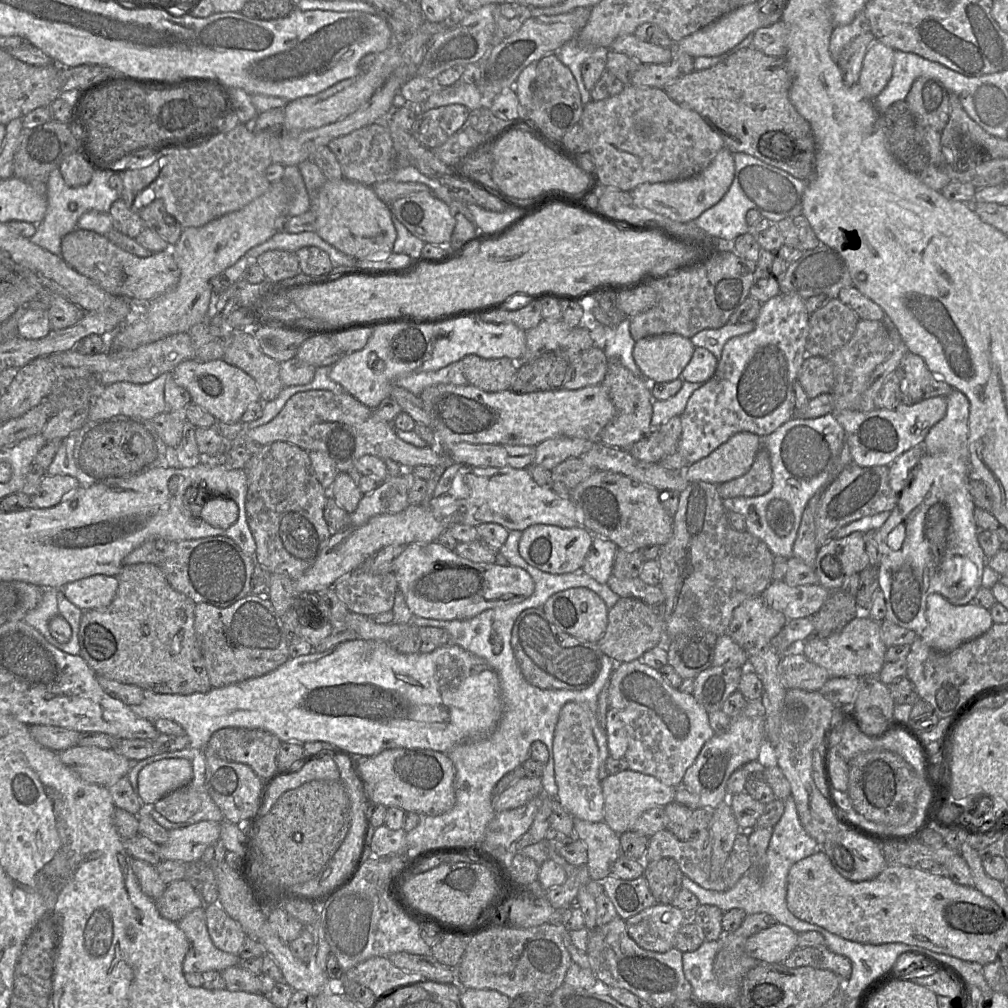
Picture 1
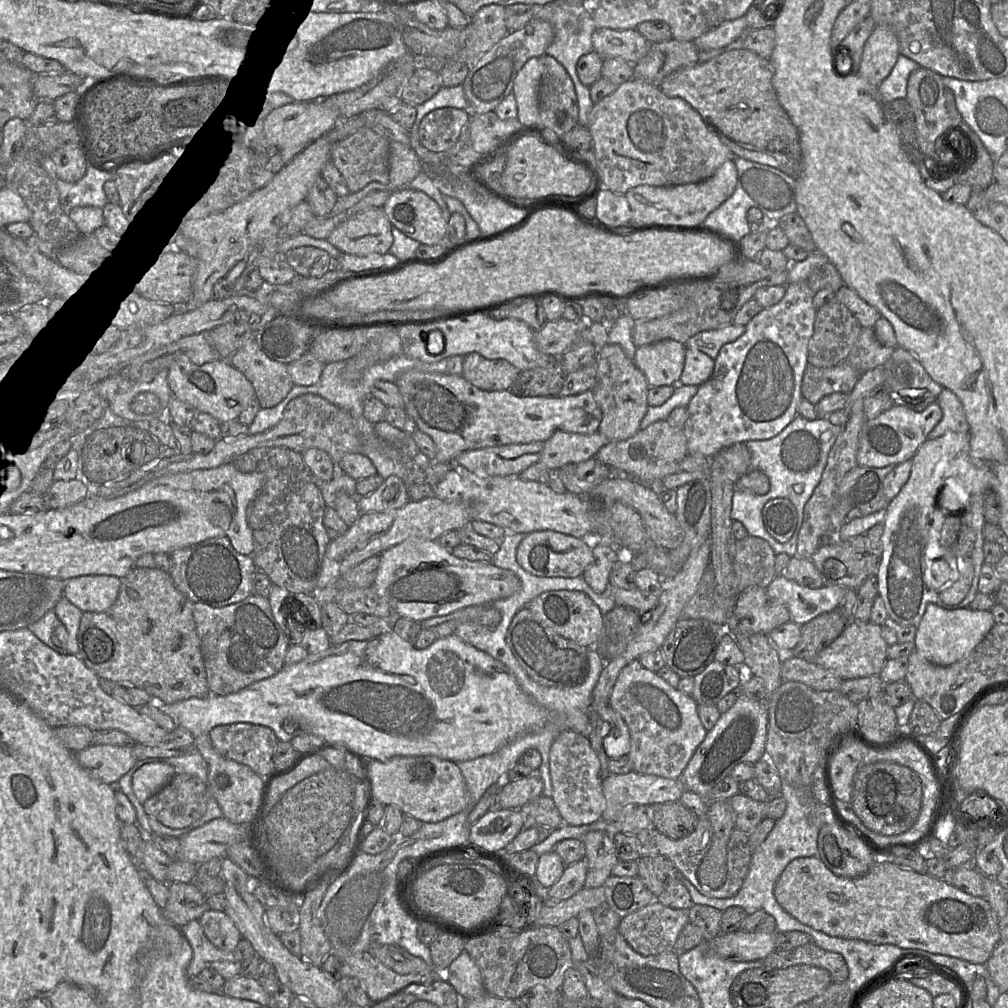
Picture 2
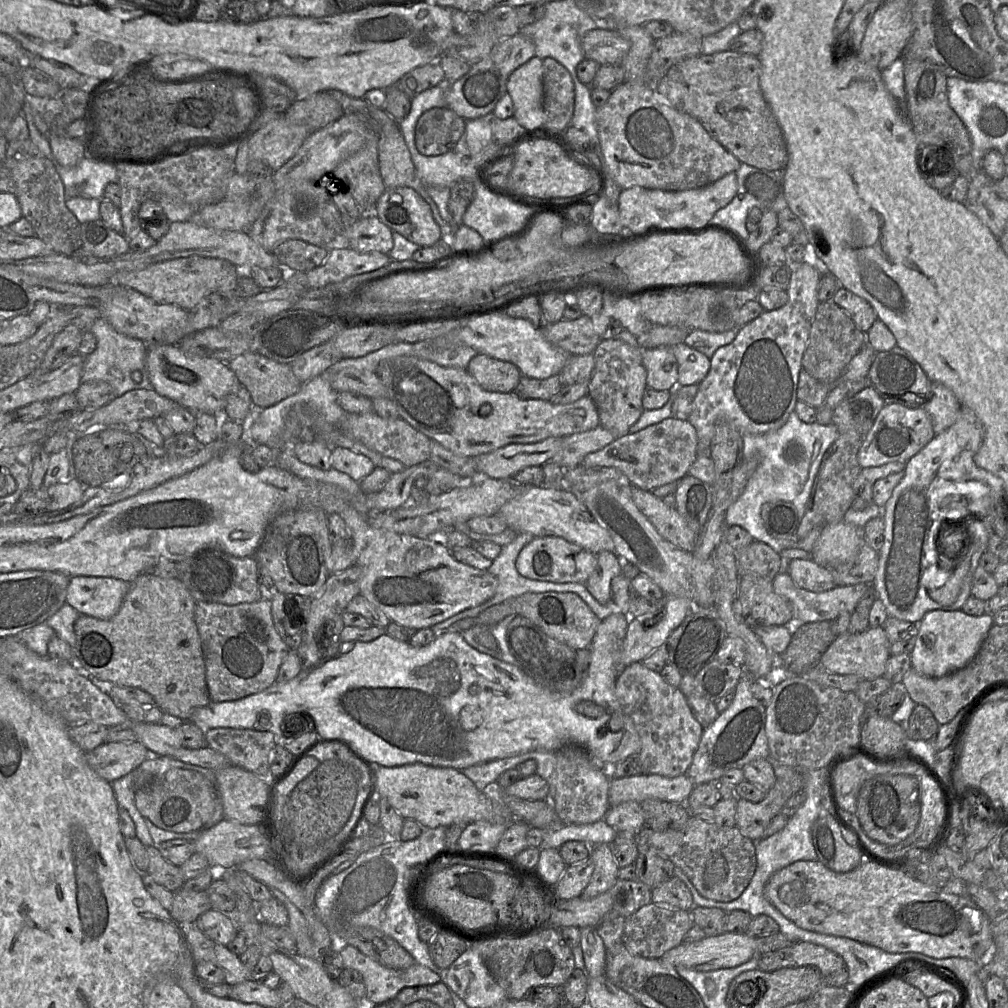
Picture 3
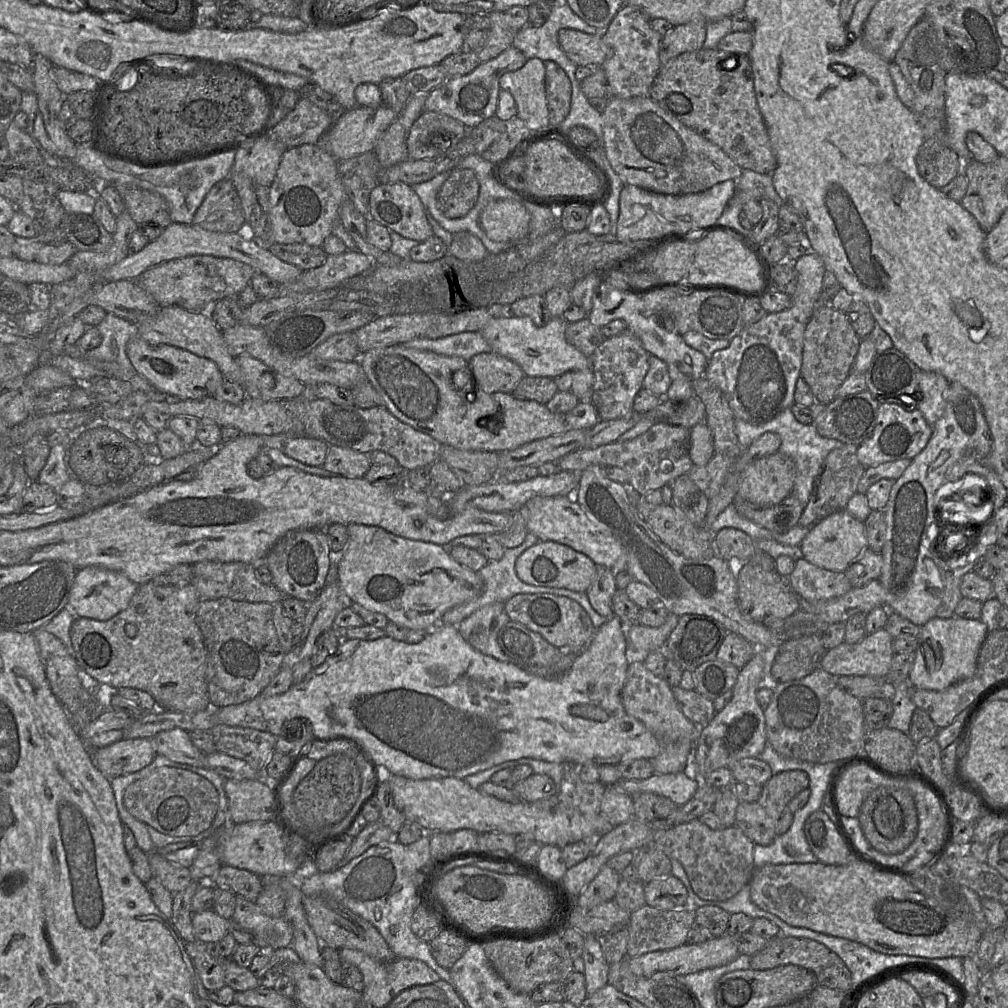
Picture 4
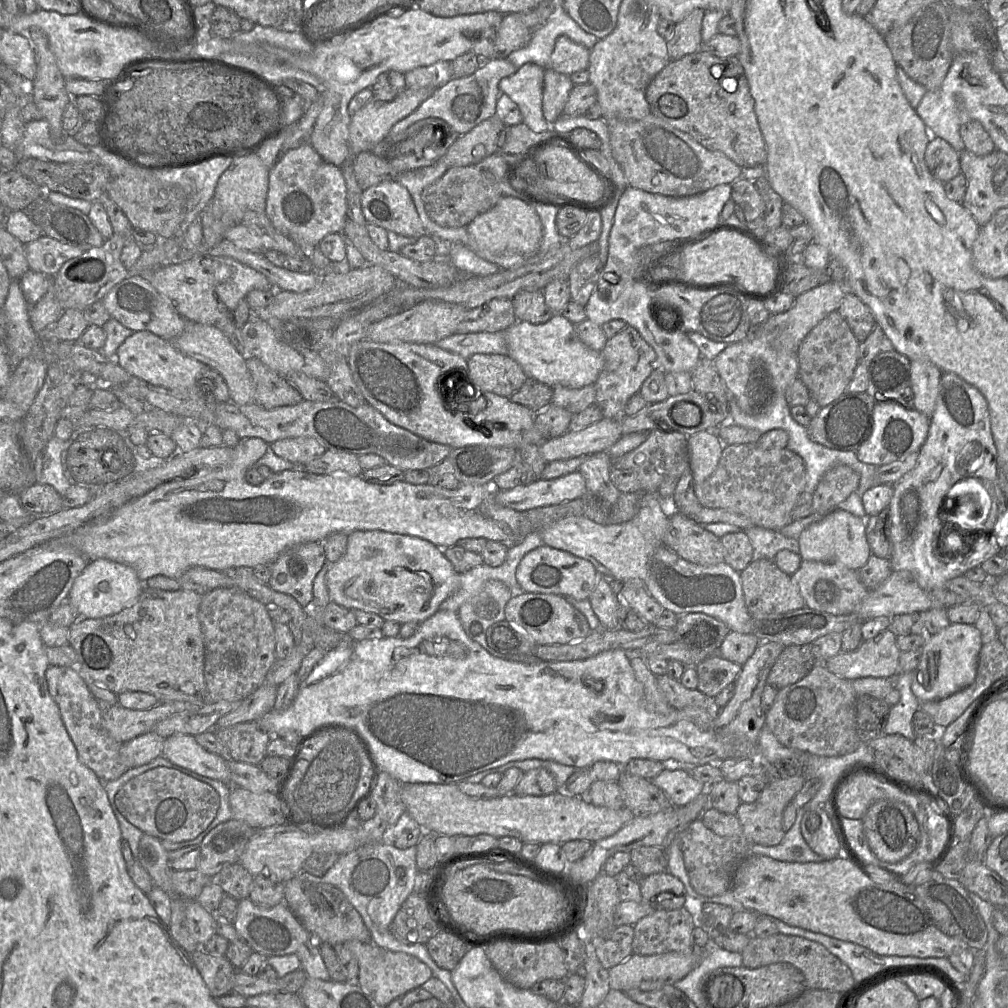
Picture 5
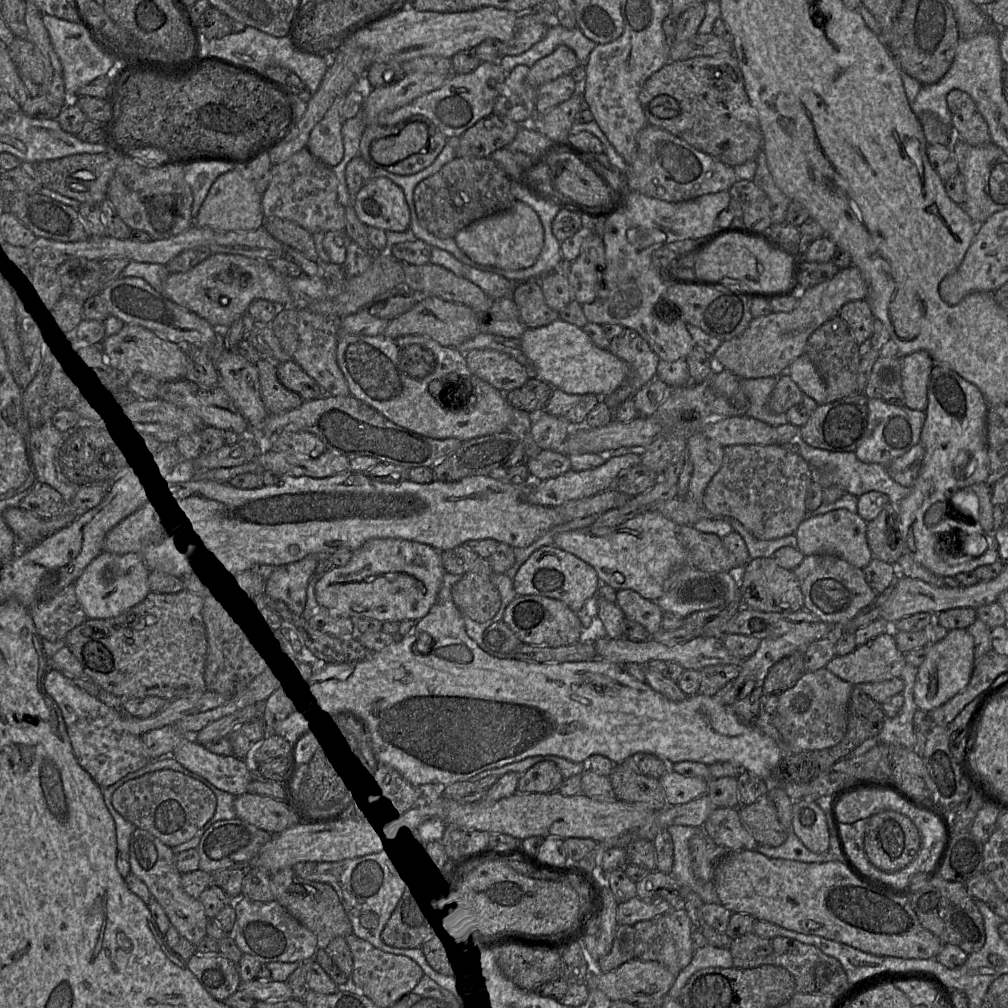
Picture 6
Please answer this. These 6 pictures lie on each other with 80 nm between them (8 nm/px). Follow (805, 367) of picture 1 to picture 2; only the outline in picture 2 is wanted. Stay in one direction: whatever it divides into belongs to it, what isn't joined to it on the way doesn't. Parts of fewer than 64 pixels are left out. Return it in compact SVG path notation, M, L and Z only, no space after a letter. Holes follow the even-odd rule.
M849 362L829 368L818 368L808 363L805 370L801 393L803 398L816 405L823 397L837 393L849 394L861 374Z

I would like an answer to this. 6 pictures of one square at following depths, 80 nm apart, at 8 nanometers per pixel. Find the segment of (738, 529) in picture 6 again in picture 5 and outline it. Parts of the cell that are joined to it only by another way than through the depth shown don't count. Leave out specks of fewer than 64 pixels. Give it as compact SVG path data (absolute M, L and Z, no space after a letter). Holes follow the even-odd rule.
M752 526L743 529L753 547L754 559L770 559L774 561L781 550L789 550L800 554L799 542L783 536L779 531Z

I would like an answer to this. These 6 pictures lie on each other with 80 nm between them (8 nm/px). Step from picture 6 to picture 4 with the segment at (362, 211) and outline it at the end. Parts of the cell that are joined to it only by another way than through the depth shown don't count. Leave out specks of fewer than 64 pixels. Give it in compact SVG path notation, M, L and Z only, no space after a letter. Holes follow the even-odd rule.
M404 182L378 184L370 194L368 218L419 243L433 236L423 203L412 186Z

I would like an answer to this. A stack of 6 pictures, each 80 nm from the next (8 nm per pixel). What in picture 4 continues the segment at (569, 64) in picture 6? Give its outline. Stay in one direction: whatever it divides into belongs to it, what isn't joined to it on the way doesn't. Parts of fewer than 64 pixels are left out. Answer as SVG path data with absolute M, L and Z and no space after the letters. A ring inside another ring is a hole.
M562 29L558 33L558 42L576 66L601 66L610 56L610 48L603 42L602 35Z

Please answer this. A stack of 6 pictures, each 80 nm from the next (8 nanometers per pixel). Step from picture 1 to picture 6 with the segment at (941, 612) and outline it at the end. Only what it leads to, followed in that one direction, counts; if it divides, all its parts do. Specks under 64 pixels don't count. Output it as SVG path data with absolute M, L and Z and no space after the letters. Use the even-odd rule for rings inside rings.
M967 629L950 630L942 640L929 644L914 685L914 700L918 709L930 712L962 691L970 681L974 665L974 640Z

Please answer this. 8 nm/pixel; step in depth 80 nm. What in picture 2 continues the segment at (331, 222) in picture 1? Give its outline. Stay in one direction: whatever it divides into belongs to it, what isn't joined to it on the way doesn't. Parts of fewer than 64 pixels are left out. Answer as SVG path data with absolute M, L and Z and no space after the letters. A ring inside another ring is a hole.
M382 207L369 208L337 226L327 238L342 253L367 256L388 253L393 244L392 224Z

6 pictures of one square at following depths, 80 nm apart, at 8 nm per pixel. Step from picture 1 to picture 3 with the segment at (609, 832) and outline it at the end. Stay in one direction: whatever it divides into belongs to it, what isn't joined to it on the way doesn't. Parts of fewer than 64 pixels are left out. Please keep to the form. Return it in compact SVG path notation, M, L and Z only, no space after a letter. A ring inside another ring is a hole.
M610 844L590 845L590 858L594 870L586 888L582 891L582 899L592 899L599 894L609 891L616 883L618 866L613 856Z

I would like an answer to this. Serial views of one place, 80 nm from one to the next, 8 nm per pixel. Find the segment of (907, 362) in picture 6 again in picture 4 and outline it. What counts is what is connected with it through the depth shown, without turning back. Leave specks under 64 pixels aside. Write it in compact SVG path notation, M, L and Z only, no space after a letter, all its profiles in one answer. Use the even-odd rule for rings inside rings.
M923 370L919 371L917 379L922 393L917 409L927 423L933 426L944 413L945 391L950 382L942 374Z

